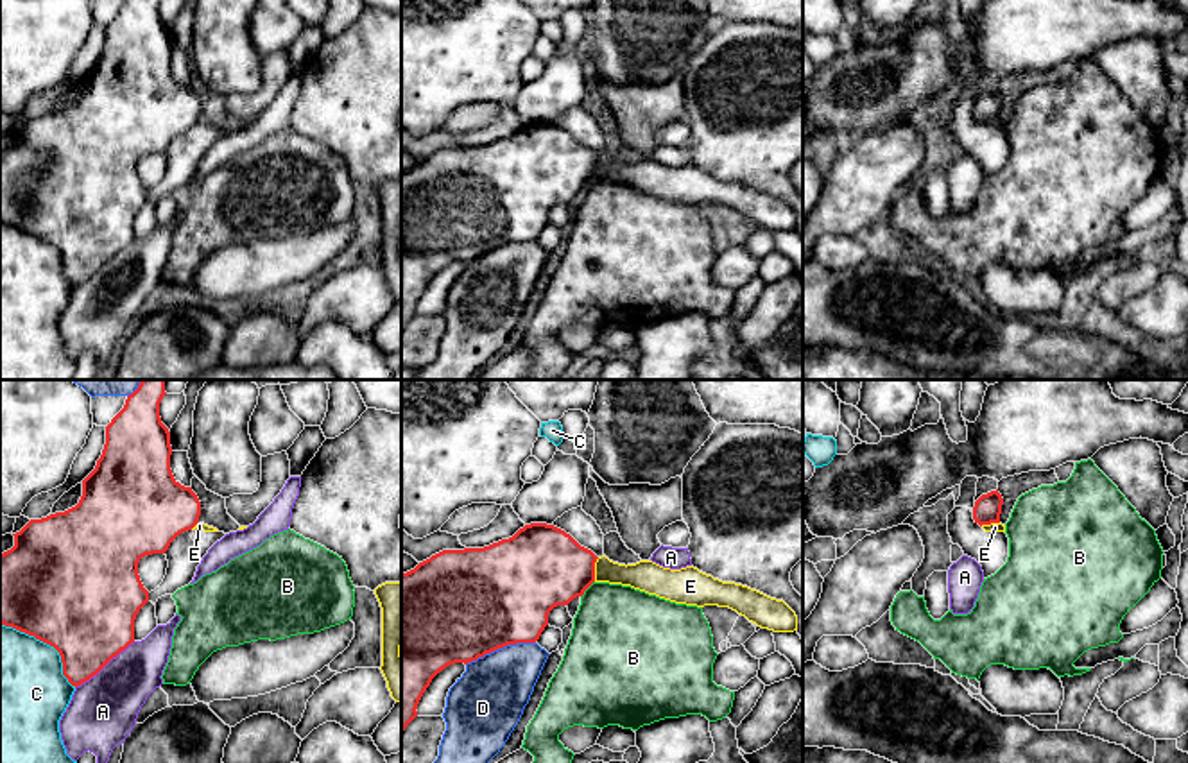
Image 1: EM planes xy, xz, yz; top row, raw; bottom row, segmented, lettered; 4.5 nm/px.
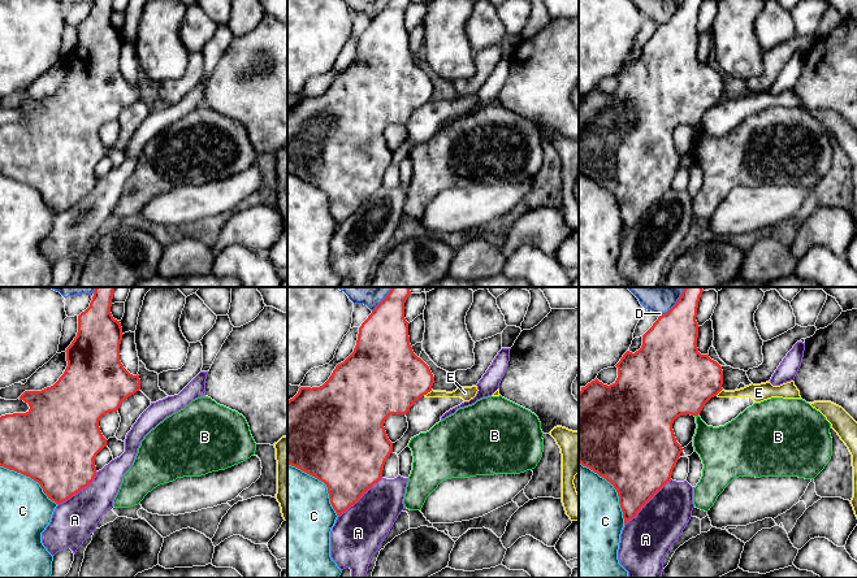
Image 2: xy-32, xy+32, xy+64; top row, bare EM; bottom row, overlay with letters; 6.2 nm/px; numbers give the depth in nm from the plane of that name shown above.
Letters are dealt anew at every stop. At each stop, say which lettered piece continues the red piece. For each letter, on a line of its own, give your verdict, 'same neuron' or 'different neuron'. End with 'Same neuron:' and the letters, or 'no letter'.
A: different neuron
B: different neuron
C: different neuron
D: different neuron
E: different neuron
Same neuron: no letter

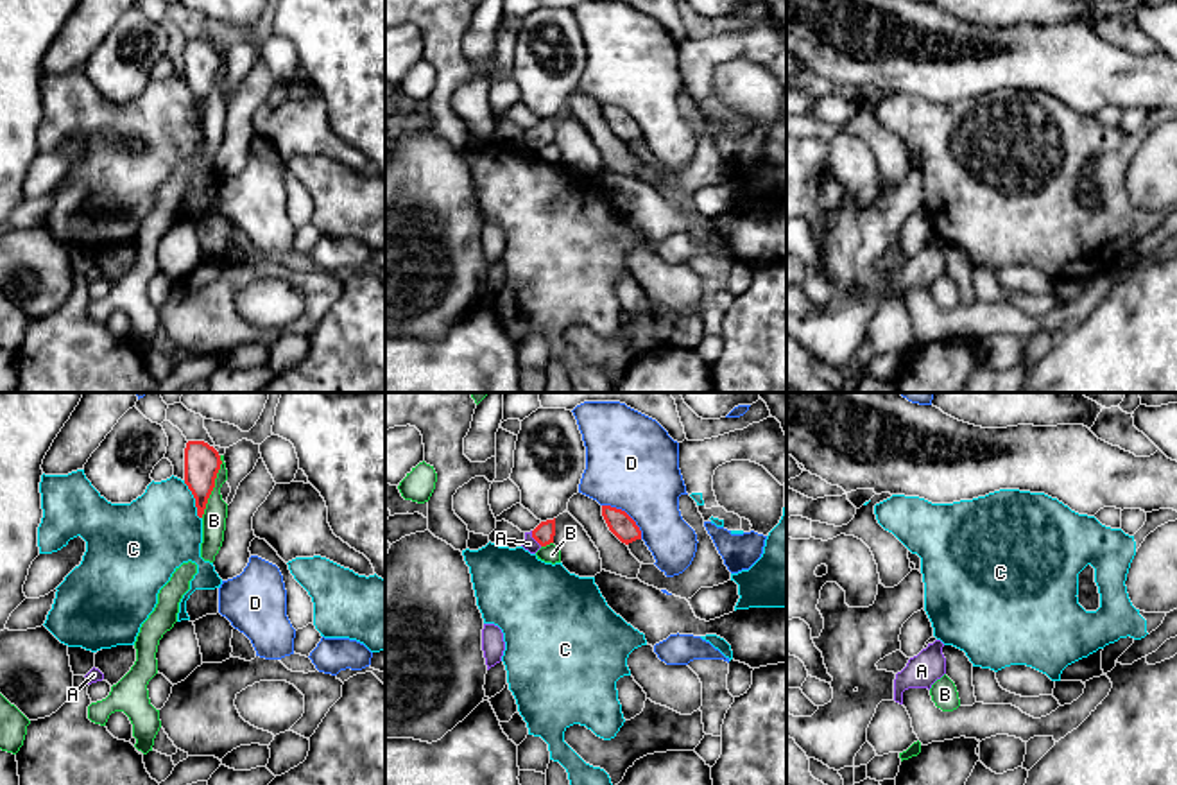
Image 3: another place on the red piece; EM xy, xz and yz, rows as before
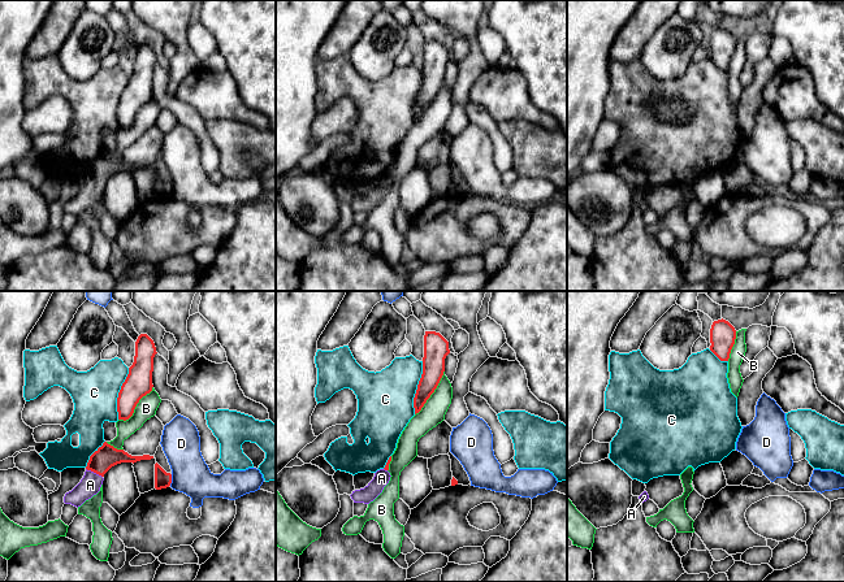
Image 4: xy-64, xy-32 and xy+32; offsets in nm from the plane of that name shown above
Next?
A: same neuron
B: different neuron
C: different neuron
D: different neuron
Same neuron: A

